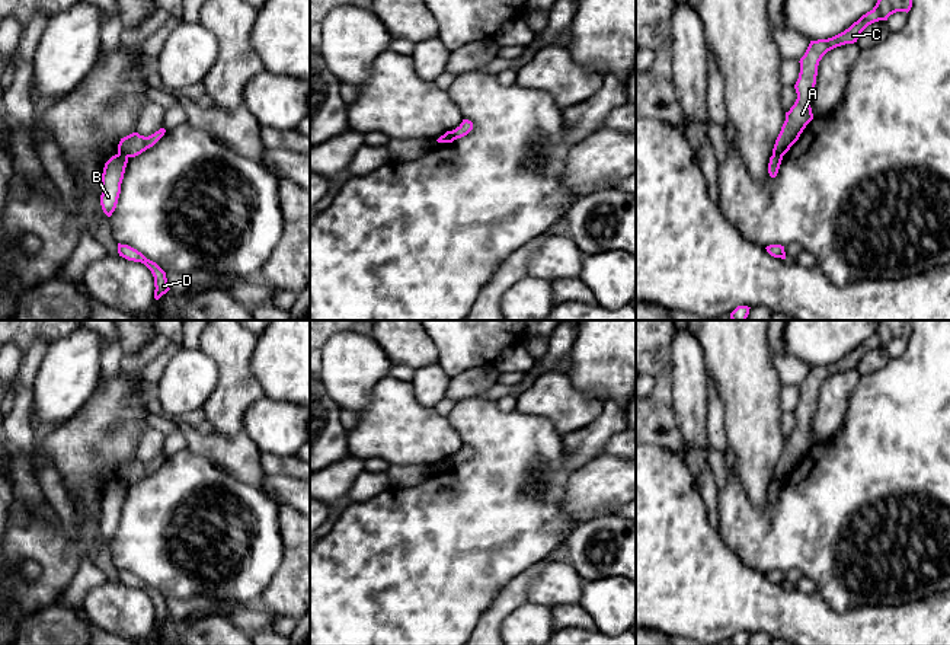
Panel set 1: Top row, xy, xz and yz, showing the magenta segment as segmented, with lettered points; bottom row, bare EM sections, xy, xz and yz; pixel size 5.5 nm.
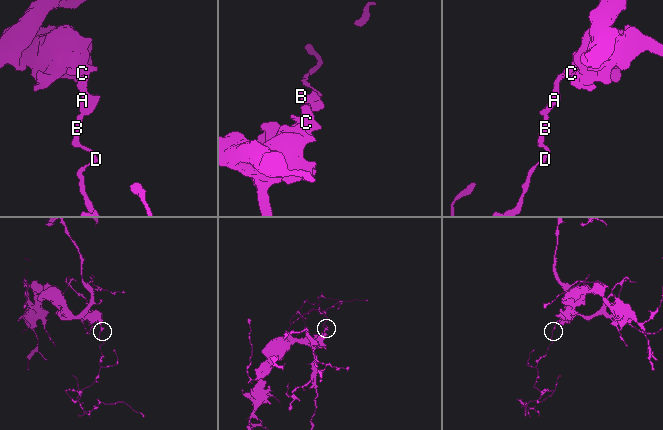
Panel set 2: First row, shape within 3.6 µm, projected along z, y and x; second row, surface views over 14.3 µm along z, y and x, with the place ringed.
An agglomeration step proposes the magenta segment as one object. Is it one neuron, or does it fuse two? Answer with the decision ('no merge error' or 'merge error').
merge error

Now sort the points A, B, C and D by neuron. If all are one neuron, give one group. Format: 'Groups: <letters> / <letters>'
Groups: A C / B D

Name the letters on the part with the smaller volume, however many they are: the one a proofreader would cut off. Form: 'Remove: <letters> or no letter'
Remove: B, D

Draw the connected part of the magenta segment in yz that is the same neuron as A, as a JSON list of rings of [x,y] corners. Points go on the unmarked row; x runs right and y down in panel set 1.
[[[880,320],[876,332],[848,355],[828,365],[810,367],[805,381],[799,387],[800,399],[794,411],[797,425],[790,437],[786,438],[786,447],[775,466],[773,480],[784,482],[799,466],[806,451],[813,446],[810,428],[816,411],[818,392],[822,383],[837,373],[857,368],[869,351],[887,347],[887,344],[896,338],[908,339],[911,333],[911,320]]]

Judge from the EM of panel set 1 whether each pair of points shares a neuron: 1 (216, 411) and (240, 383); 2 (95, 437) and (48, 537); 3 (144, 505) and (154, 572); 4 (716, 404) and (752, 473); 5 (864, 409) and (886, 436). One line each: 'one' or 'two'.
1: one
2: one
3: one
4: two
5: one

